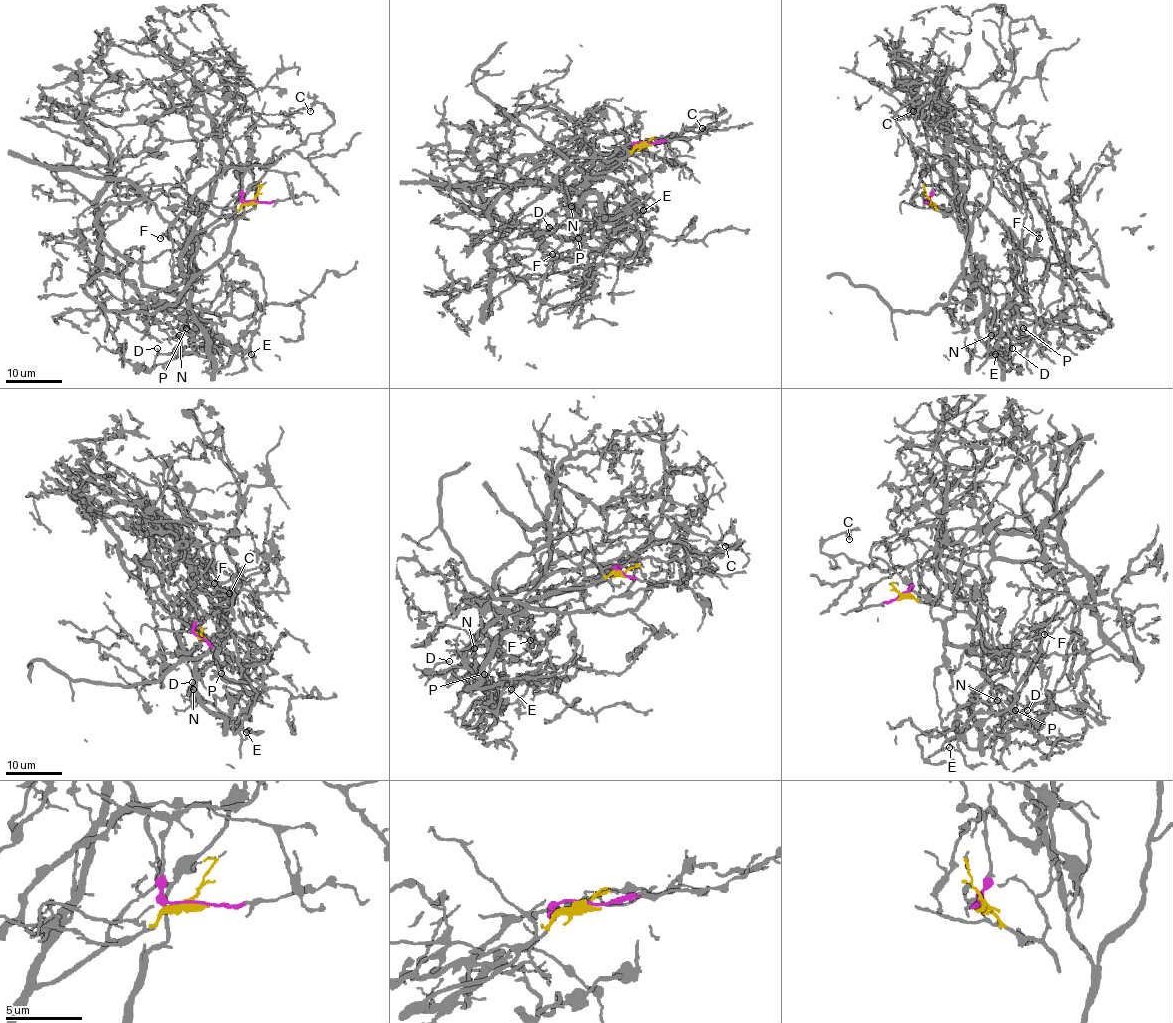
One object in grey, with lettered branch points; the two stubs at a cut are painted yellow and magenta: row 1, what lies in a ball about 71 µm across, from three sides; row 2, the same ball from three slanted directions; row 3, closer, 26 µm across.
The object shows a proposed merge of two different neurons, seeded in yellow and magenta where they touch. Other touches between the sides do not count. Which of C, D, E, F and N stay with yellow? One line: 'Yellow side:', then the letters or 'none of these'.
Yellow side: D, E, F, N

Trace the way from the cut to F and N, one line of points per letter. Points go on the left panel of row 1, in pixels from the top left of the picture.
F: (253, 201), (192, 236), (182, 256), (184, 282), (191, 292), (201, 282), (195, 259), (164, 234), (161, 238)
N: (253, 201), (198, 231), (182, 256), (191, 316), (212, 359), (186, 353), (179, 334)

